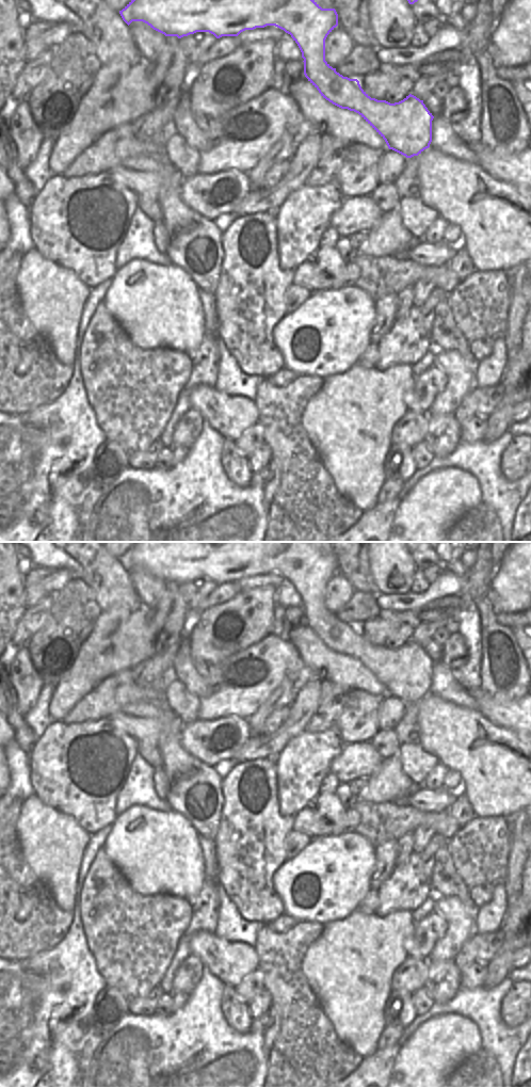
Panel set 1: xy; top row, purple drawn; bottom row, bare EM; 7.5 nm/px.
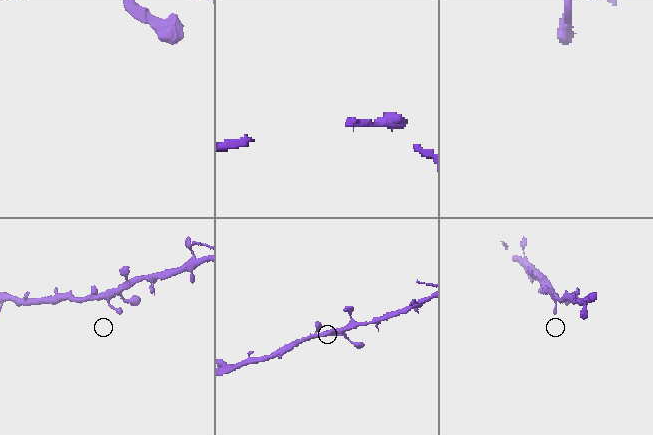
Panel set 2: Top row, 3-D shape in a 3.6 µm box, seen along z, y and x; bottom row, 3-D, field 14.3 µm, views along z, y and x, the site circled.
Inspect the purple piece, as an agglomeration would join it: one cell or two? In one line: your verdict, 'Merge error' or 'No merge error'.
No merge error.

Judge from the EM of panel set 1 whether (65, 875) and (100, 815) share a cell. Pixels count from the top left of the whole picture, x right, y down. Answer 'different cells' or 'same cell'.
different cells

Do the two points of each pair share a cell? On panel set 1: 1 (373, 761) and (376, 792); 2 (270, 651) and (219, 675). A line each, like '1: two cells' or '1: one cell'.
1: two cells
2: one cell

